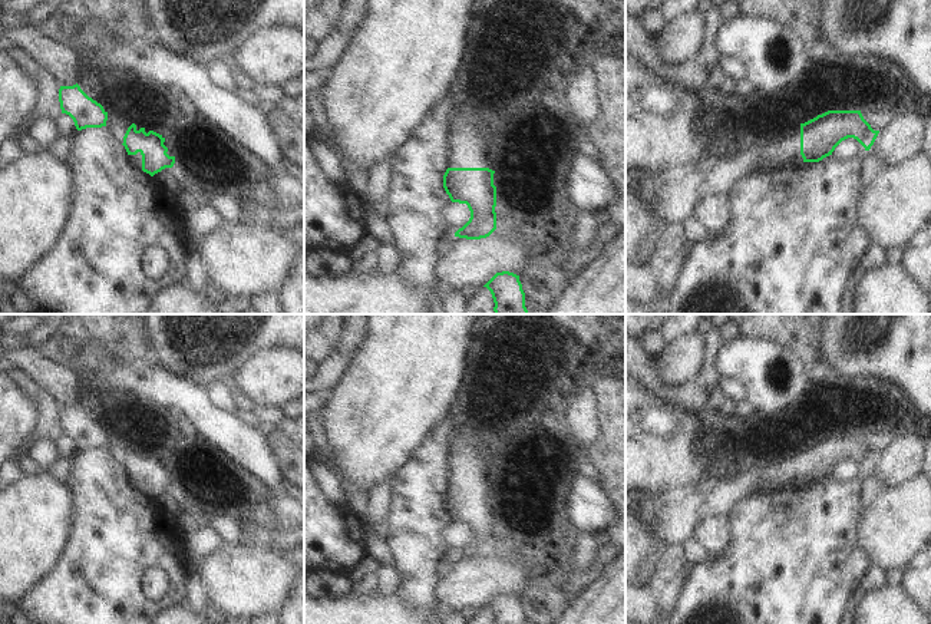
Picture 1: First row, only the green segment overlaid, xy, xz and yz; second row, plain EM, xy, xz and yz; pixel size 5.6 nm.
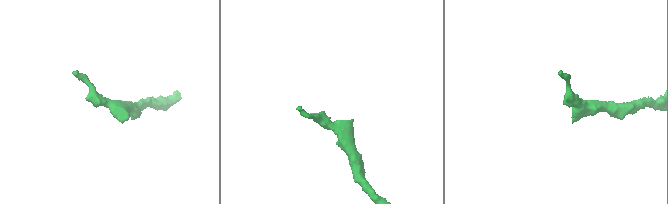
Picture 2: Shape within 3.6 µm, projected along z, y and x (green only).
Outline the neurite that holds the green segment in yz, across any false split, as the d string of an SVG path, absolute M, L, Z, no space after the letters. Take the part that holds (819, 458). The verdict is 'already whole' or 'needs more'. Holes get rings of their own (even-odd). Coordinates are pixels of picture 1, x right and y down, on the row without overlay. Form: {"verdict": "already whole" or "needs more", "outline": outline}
{"verdict": "needs more", "outline": "M828 432L776 458L739 466L677 496L656 496L657 514L650 528L664 547L681 552L693 547L694 531L703 519L729 515L736 504L752 495L819 483L848 459L869 472L878 455L861 432Z"}

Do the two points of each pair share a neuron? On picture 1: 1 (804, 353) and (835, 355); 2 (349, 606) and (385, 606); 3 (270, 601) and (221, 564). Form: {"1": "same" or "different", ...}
{"1": "different", "2": "same", "3": "same"}

